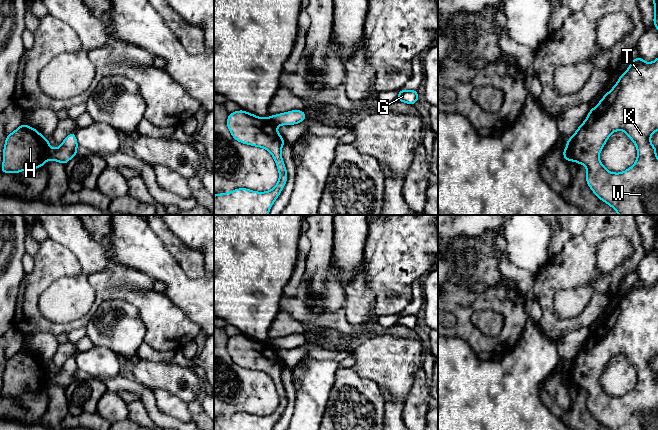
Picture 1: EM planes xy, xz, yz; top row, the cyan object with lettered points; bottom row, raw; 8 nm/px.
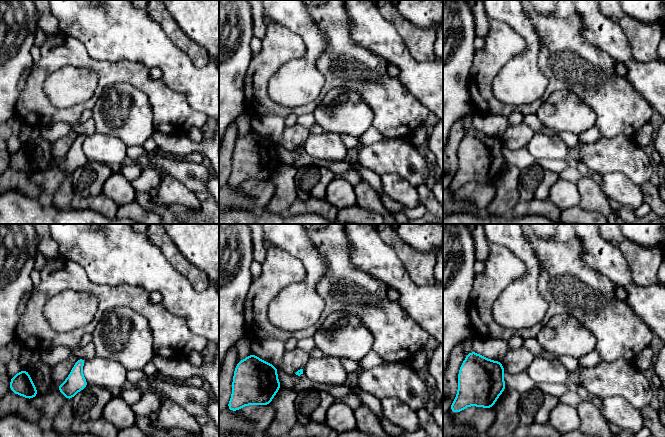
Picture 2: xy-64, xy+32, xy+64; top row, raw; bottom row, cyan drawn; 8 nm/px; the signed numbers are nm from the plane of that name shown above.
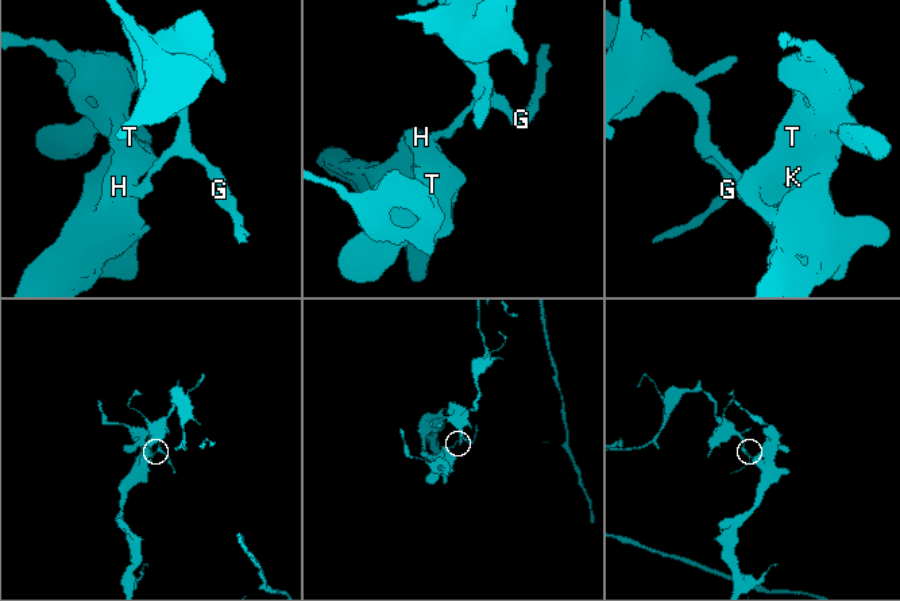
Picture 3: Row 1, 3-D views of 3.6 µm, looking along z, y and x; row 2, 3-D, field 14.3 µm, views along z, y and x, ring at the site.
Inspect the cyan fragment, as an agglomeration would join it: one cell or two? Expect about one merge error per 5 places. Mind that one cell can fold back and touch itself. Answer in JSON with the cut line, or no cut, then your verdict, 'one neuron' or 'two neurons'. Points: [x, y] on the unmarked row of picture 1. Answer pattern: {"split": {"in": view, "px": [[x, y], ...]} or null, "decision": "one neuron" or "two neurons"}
{"split": {"in": "xy", "px": [[50, 371], [46, 383]]}, "decision": "two neurons"}

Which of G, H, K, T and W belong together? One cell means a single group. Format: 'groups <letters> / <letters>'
groups G / H K T W

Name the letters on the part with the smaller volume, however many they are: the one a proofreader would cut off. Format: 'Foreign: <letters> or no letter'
Foreign: G

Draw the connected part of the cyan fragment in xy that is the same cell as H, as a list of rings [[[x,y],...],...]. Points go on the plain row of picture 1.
[[[22,348],[6,361],[0,395],[19,397],[40,392],[47,385],[49,372],[47,362],[33,351]]]

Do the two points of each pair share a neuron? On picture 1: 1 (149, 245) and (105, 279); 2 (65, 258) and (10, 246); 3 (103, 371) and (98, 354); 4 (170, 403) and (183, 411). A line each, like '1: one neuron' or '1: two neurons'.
1: two neurons
2: two neurons
3: one neuron
4: one neuron

